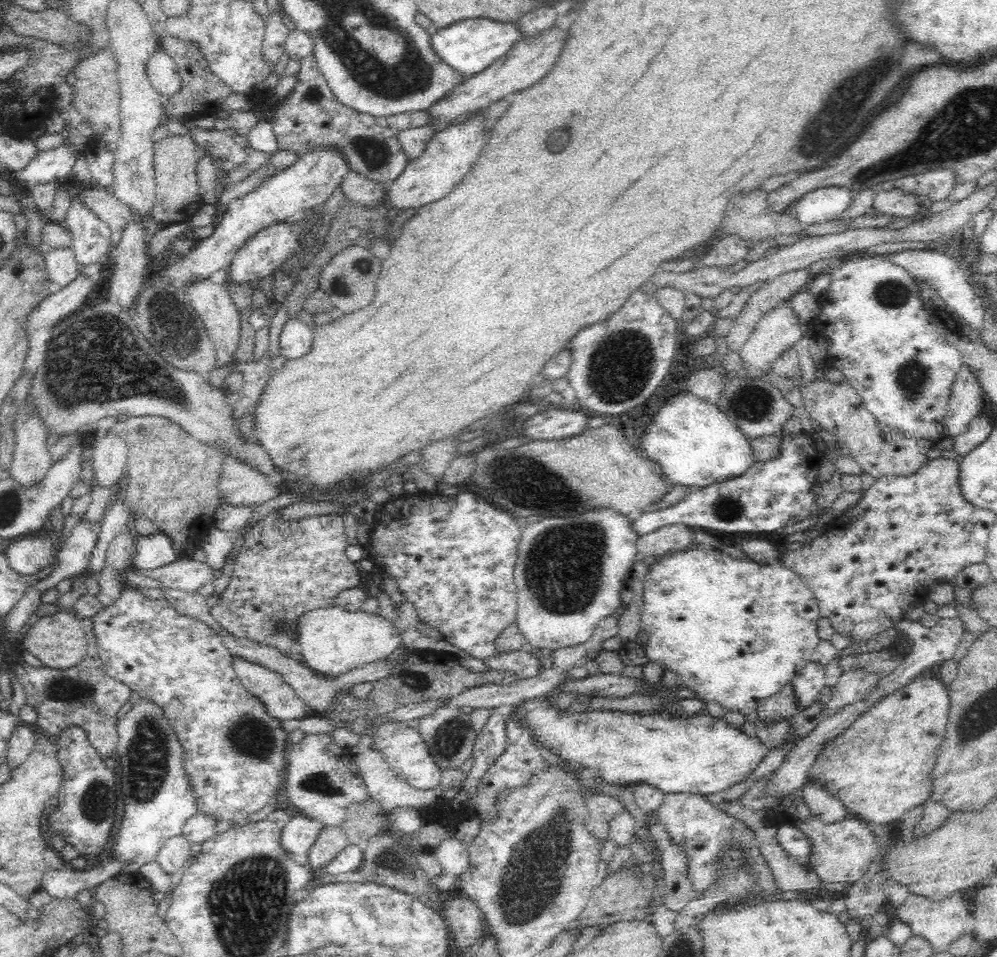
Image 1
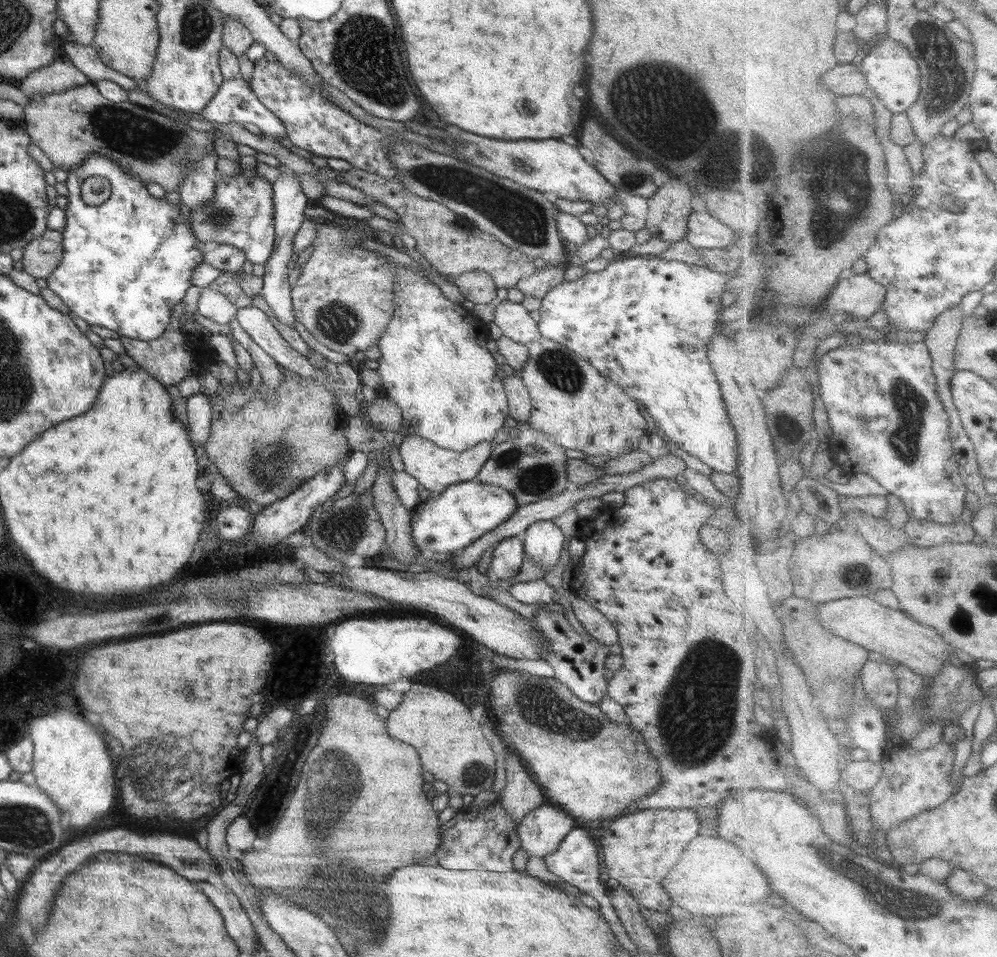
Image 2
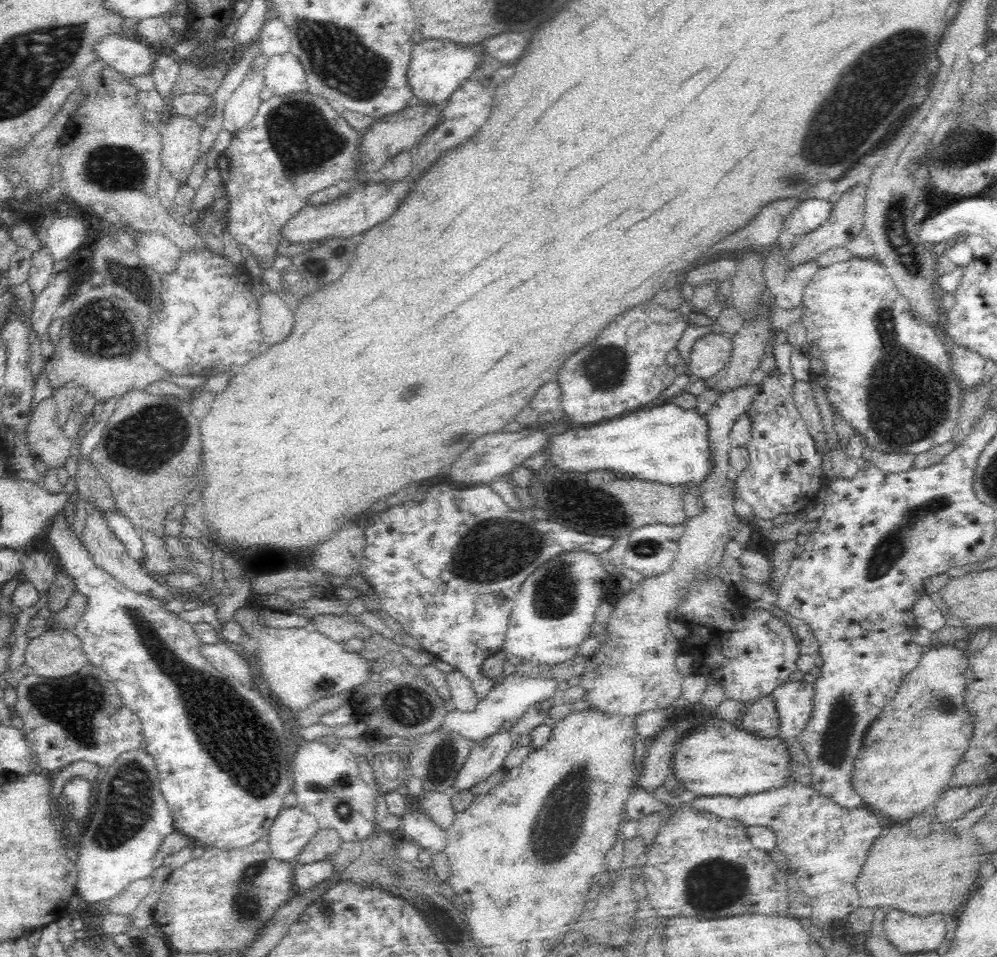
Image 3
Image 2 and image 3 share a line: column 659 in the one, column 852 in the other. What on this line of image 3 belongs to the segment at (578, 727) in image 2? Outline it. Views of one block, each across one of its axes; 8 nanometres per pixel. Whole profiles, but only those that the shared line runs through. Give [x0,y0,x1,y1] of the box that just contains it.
[851,643,974,826]

